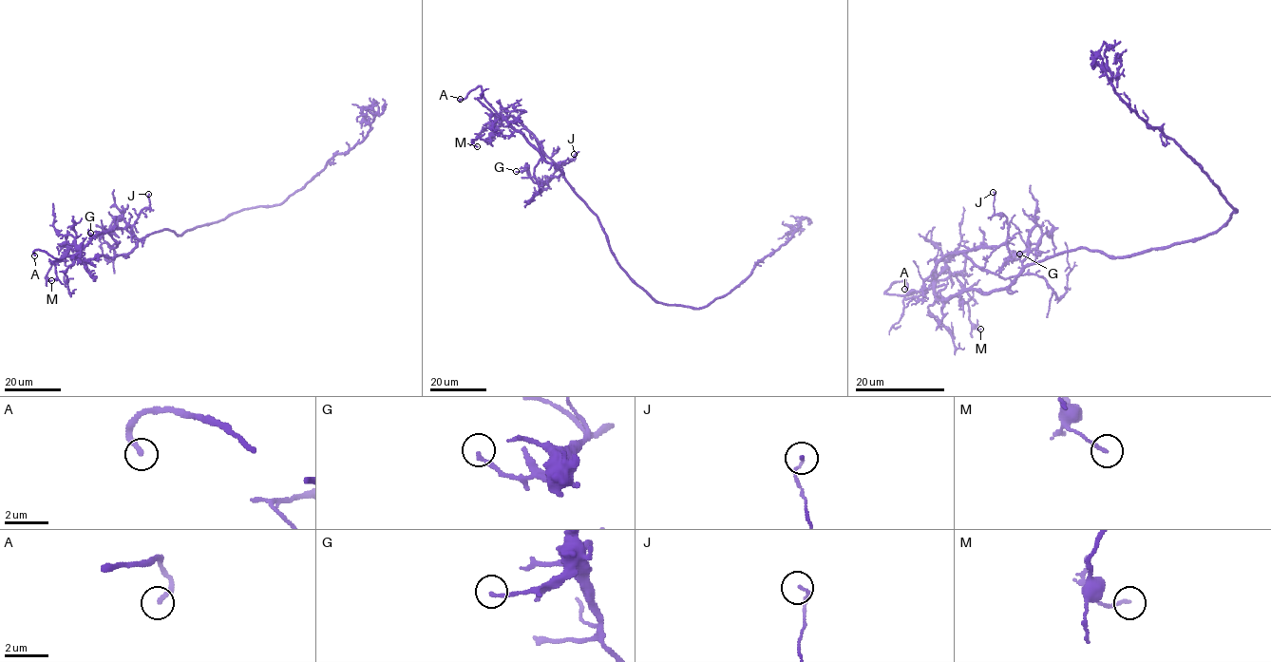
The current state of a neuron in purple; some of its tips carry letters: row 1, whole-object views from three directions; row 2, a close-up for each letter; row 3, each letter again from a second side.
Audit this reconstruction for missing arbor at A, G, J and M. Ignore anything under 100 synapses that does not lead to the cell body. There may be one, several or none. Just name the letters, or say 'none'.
A

